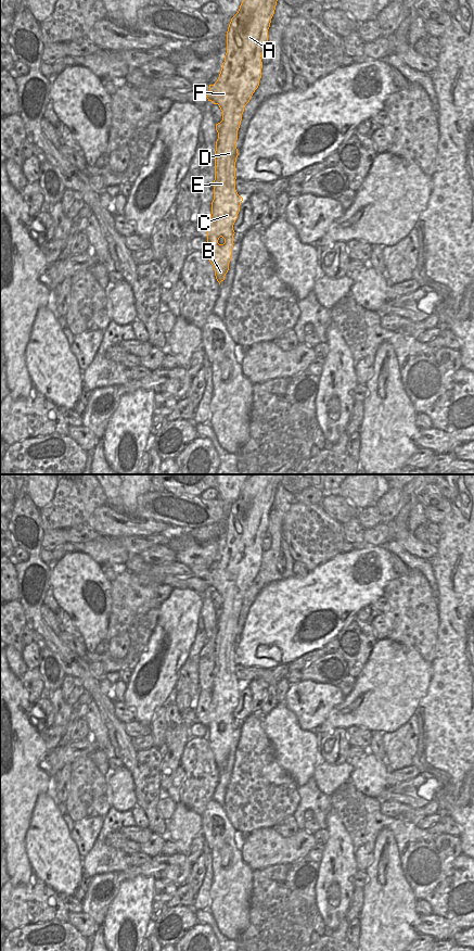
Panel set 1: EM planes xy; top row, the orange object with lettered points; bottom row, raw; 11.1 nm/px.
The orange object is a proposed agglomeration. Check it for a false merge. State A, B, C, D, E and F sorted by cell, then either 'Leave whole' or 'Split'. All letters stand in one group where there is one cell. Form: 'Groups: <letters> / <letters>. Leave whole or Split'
Groups: A B C D E F. Leave whole

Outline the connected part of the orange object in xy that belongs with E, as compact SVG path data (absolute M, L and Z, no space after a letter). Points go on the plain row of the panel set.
M253 474L245 481L238 499L231 505L228 513L227 540L219 563L214 571L209 571L209 579L206 582L208 587L218 591L222 597L222 607L216 610L218 625L215 637L214 686L207 715L207 730L204 736L214 753L219 771L225 766L229 757L235 720L233 711L243 687L243 684L235 676L235 648L239 642L236 635L238 617L244 594L259 572L261 545L268 529L268 516L282 478L283 474Z

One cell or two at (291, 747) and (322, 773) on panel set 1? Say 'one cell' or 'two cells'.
two cells

